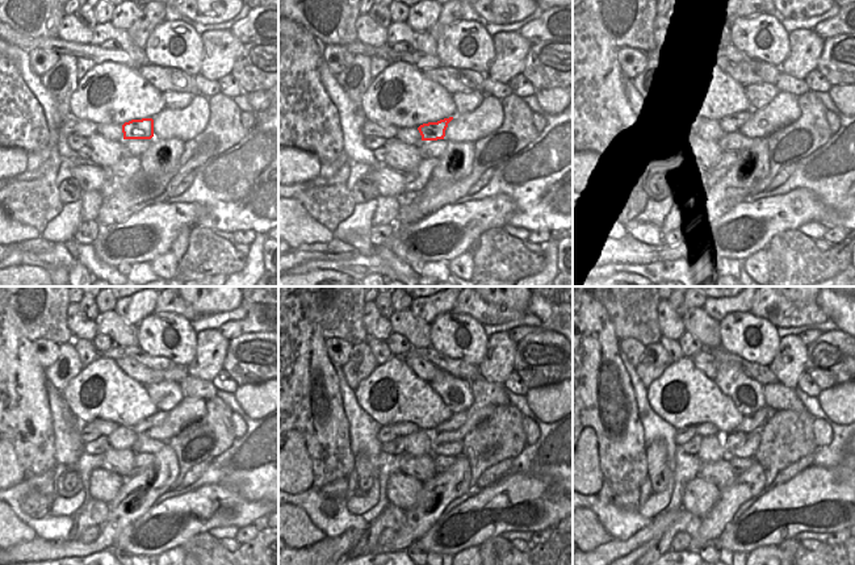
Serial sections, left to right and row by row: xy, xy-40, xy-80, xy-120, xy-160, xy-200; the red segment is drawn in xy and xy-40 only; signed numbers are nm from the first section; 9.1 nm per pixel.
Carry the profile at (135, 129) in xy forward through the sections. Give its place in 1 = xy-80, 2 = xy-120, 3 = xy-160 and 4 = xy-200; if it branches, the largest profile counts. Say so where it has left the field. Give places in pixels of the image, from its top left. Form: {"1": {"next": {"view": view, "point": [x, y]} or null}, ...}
{"1": {"next": {"view": "xy-80", "point": [732, 124]}}, "2": {"next": {"view": "xy-120", "point": [159, 417]}}, "3": {"next": {"view": "xy-160", "point": [456, 419]}}, "4": {"next": {"view": "xy-200", "point": [751, 422]}}}

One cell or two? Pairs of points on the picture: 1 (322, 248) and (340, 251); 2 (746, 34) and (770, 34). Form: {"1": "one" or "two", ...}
{"1": "one", "2": "one"}

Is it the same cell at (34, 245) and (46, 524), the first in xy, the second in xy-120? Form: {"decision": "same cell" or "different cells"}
{"decision": "different cells"}

